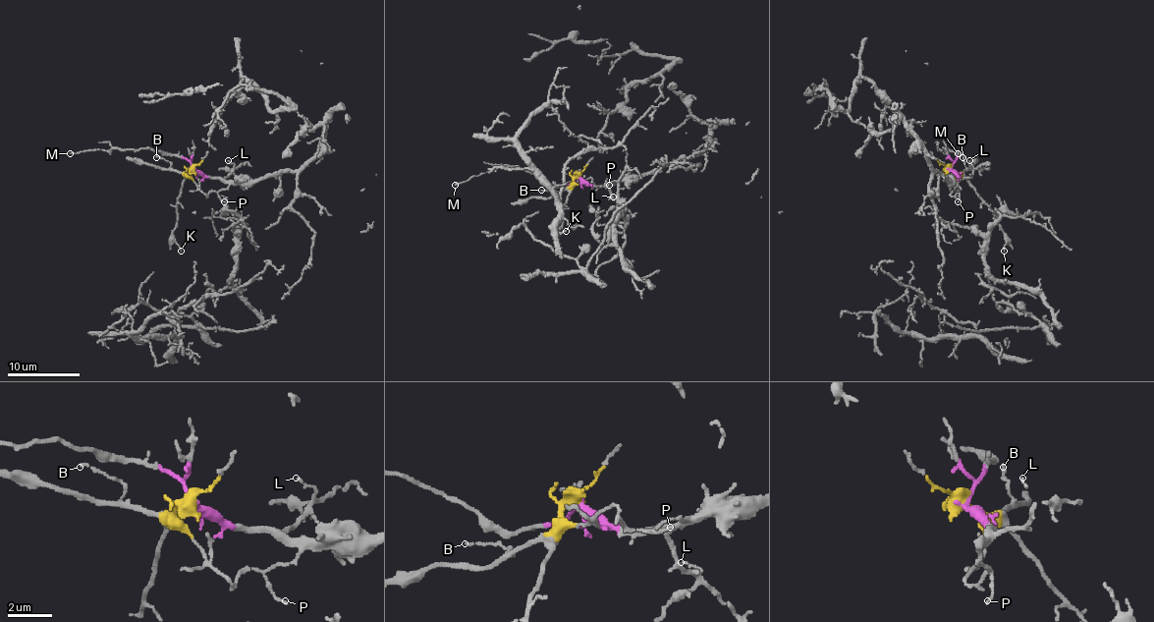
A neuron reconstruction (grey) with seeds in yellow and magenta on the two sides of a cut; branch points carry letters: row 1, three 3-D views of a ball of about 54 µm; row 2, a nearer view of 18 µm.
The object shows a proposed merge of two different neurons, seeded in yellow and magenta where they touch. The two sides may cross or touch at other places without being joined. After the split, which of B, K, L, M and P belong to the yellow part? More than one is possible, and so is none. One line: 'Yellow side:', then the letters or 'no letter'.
Yellow side: B, K

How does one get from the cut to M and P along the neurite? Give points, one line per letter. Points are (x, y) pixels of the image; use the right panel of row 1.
M: (951, 169), (960, 154), (949, 149), (938, 149), (958, 152)
P: (951, 169), (960, 178), (957, 186), (958, 201)

